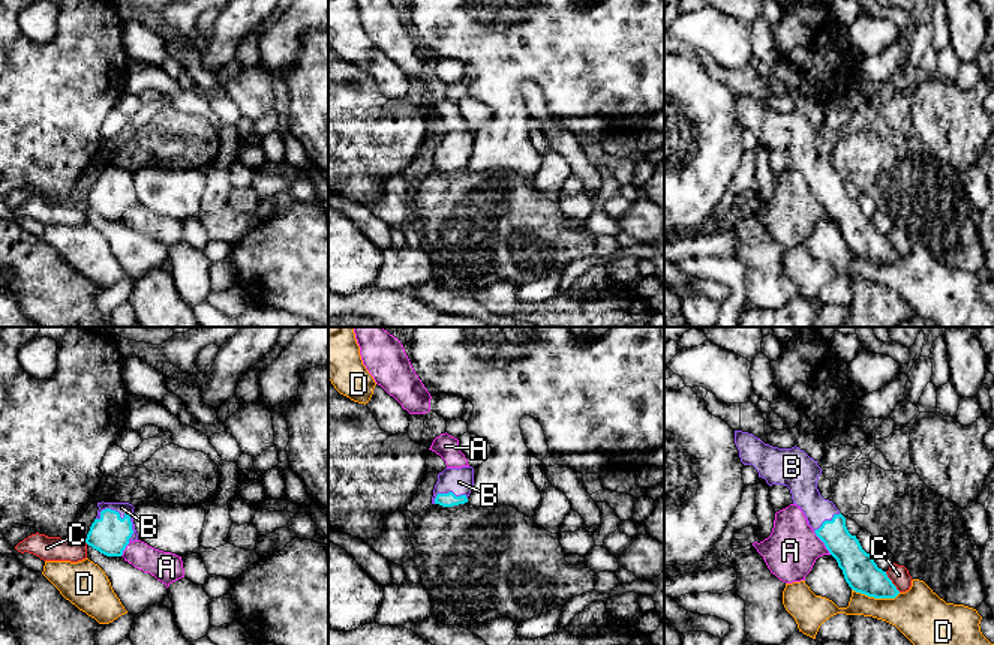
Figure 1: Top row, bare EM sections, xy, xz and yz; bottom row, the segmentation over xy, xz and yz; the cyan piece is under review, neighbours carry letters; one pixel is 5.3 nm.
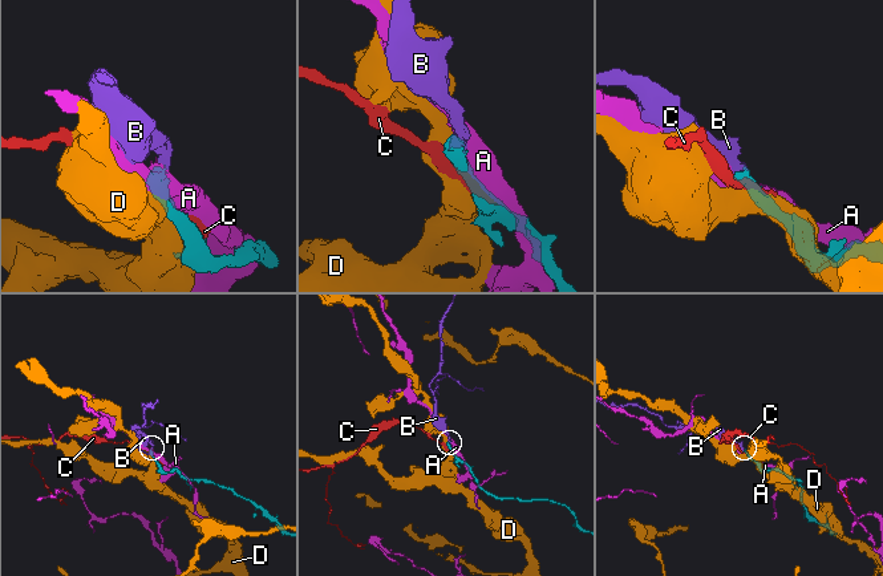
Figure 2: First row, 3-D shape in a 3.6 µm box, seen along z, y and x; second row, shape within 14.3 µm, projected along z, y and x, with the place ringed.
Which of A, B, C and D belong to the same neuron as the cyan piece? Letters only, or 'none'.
B

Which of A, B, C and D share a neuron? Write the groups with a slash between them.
A / B / C / D

